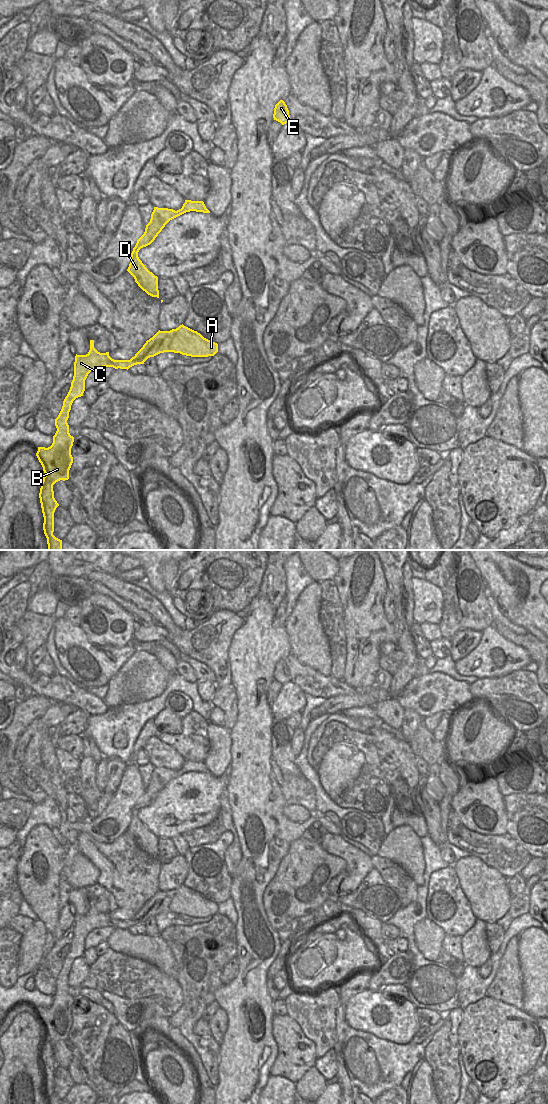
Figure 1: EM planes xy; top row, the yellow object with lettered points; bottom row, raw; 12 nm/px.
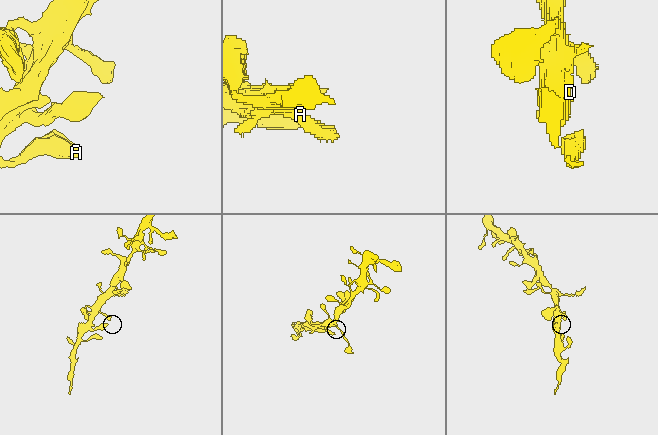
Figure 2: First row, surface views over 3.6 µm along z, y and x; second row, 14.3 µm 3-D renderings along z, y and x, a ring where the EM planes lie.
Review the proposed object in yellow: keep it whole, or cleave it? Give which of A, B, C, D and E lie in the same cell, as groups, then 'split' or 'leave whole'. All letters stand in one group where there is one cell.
A B C D E | leave whole

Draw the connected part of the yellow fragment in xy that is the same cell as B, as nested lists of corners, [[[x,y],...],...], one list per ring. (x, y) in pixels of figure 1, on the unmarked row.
[[[182,884],[170,891],[159,890],[146,901],[130,920],[114,920],[109,916],[109,912],[98,912],[94,908],[94,900],[90,900],[90,910],[86,915],[76,914],[71,947],[63,961],[62,969],[55,979],[57,991],[53,996],[53,1003],[48,1008],[38,1007],[36,1013],[45,1033],[39,1058],[44,1077],[43,1090],[47,1104],[62,1104],[62,1100],[53,1095],[54,1072],[59,1066],[54,1058],[53,1045],[60,1040],[69,1039],[69,1030],[73,1023],[71,1008],[74,997],[69,993],[67,980],[73,961],[83,956],[88,934],[96,928],[103,927],[128,930],[130,927],[144,924],[148,918],[164,912],[180,913],[191,917],[208,917],[214,916],[218,912],[218,904]]]

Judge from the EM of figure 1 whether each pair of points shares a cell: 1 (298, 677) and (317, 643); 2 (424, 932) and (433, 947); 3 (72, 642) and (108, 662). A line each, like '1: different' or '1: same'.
1: different
2: same
3: same

